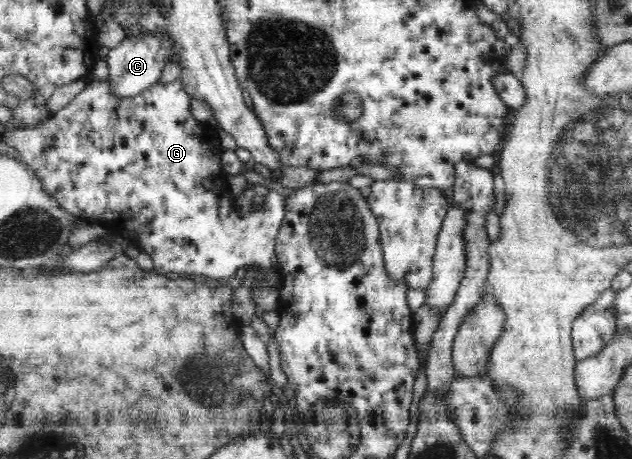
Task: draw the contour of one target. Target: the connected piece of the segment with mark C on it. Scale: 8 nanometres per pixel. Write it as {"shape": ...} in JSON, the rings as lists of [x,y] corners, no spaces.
{"shape":[[[135,31],[133,35],[126,36],[115,48],[110,49],[105,57],[112,94],[120,100],[131,100],[133,96],[149,90],[160,80],[161,72],[165,68],[165,56],[171,47],[170,40],[166,40],[162,34],[145,36]]]}

